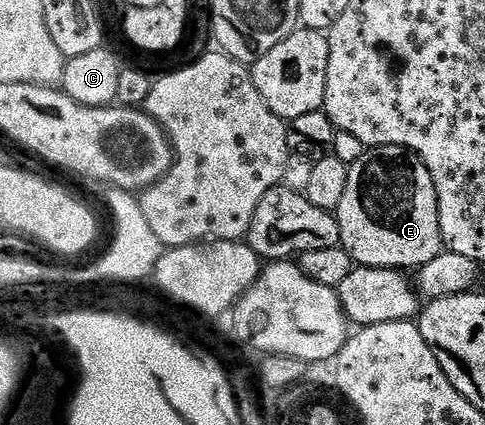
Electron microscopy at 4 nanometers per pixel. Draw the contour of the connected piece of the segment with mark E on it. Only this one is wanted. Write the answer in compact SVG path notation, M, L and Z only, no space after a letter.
M371 148L351 164L348 187L344 189L344 199L340 202L336 215L340 222L341 247L354 259L355 265L364 268L417 270L432 262L432 258L436 258L444 250L432 174L428 174L428 166L424 166L421 158L407 148Z

